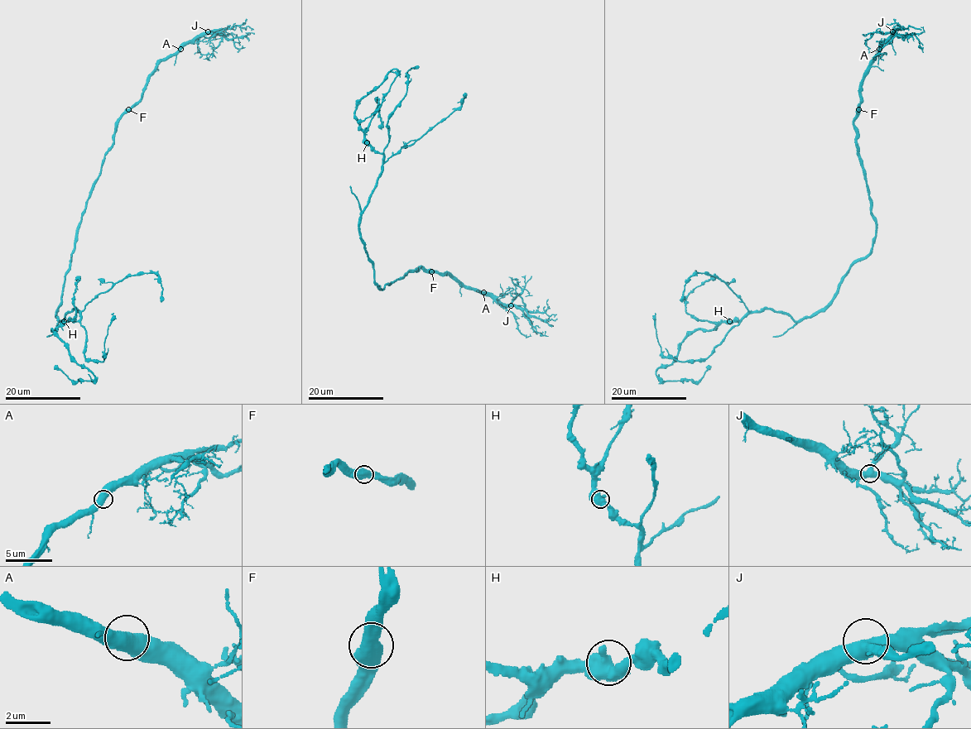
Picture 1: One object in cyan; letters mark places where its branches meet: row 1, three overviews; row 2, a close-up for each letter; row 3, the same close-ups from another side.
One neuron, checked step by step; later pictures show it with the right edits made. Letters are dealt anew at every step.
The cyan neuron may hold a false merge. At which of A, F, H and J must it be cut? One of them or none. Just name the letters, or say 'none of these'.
none of these

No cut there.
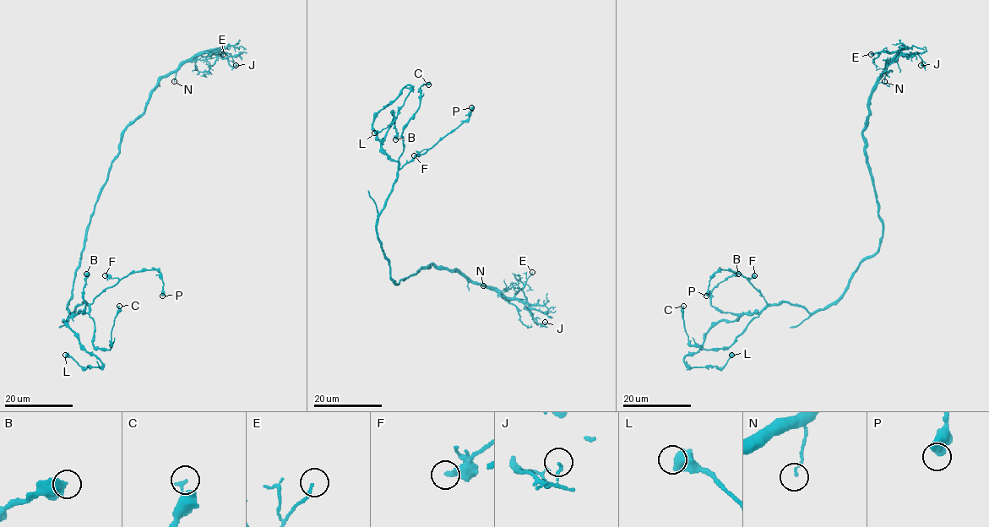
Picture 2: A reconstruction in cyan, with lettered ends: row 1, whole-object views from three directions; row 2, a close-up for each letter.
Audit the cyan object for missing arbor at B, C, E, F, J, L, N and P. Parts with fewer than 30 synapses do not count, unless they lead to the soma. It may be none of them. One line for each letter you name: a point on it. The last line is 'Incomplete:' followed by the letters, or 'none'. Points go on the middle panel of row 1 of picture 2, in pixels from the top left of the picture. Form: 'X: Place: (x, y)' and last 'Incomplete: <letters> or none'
Incomplete: none

